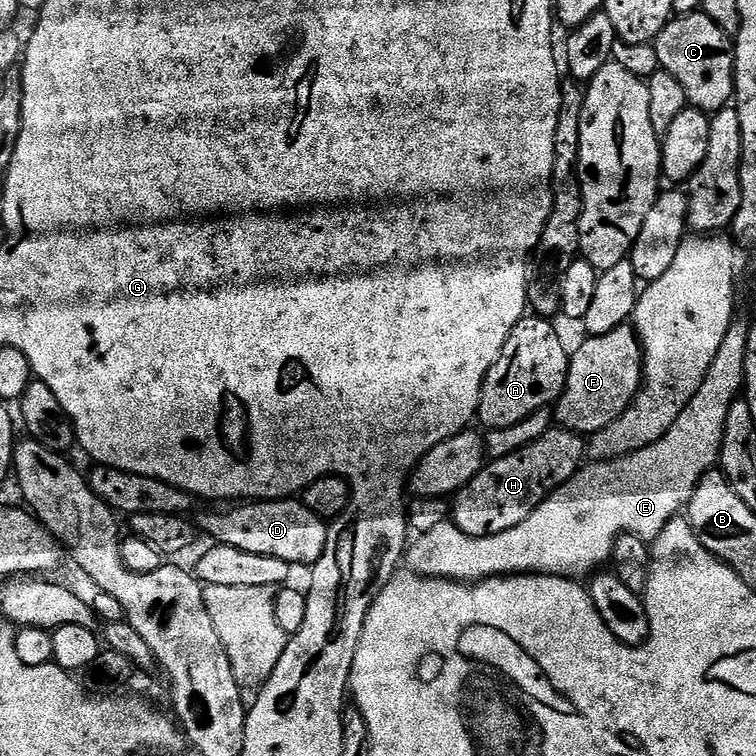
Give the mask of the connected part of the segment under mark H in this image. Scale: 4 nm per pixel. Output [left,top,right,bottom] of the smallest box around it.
[450,426,586,536]

